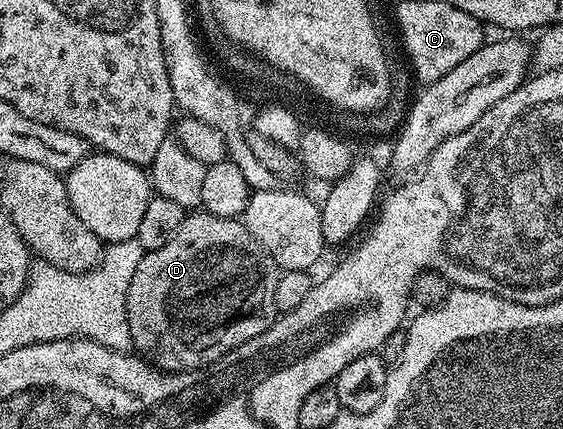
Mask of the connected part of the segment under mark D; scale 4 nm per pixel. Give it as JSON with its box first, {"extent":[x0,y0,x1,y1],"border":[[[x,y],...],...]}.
{"extent":[126,209,280,371],"border":[[[201,209],[191,210],[184,217],[184,221],[180,221],[180,229],[176,229],[176,237],[172,237],[172,241],[168,241],[168,245],[160,249],[145,252],[136,265],[136,273],[132,273],[132,285],[128,285],[126,294],[126,312],[128,313],[128,329],[132,333],[133,350],[141,353],[155,367],[161,367],[164,371],[194,371],[197,367],[206,367],[212,361],[224,357],[232,349],[244,345],[244,341],[252,341],[252,337],[264,333],[264,329],[273,325],[279,314],[276,309],[276,285],[279,274],[280,268],[274,264],[274,259],[260,246],[256,237],[248,233],[246,224],[241,218],[216,217]]]}

